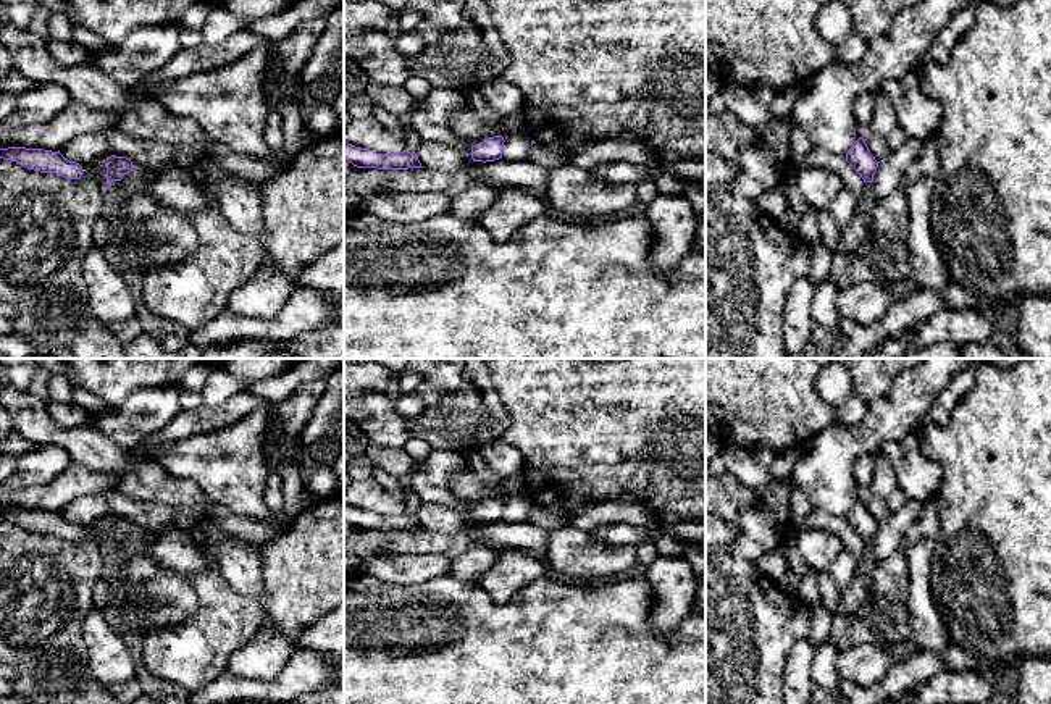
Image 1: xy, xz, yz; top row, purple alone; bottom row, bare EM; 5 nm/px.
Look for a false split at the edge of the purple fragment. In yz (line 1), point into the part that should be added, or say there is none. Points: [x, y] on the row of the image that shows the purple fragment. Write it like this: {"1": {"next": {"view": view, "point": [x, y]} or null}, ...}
{"1": {"next": null}}

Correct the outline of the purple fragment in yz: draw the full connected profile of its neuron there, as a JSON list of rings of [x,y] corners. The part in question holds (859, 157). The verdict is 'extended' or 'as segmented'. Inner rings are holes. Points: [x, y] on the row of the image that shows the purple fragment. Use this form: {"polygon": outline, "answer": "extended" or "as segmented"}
{"polygon": [[[859,137],[846,153],[846,161],[860,174],[864,182],[873,182],[878,168],[875,157],[870,153],[865,139]]], "answer": "as segmented"}

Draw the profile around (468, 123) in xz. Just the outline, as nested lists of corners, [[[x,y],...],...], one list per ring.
[[[467,100],[467,105],[454,115],[454,132],[468,142],[470,147],[488,137],[504,136],[505,132],[526,132],[523,111],[500,116],[497,126],[484,123],[479,111]]]

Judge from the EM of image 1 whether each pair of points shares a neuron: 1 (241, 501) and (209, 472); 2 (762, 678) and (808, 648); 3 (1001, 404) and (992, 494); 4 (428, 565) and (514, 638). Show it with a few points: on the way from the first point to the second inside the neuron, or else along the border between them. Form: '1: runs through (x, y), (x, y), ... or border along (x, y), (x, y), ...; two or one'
1: runs through (238, 491), (218, 472); one
2: border along (809, 636), (799, 638), (790, 651), (782, 687); two
3: runs through (1001, 427), (1001, 472); one
4: border along (448, 574), (402, 585); two

